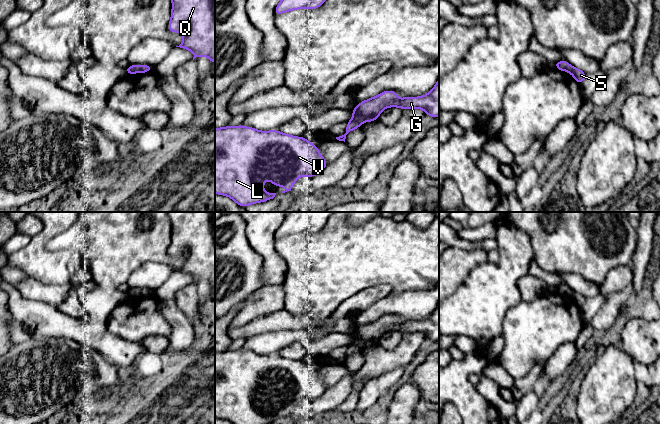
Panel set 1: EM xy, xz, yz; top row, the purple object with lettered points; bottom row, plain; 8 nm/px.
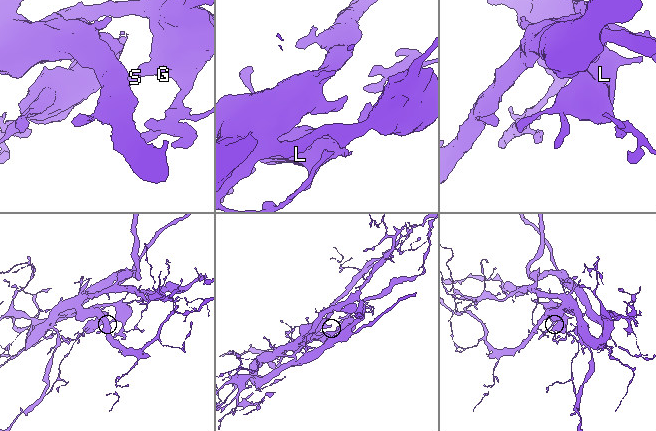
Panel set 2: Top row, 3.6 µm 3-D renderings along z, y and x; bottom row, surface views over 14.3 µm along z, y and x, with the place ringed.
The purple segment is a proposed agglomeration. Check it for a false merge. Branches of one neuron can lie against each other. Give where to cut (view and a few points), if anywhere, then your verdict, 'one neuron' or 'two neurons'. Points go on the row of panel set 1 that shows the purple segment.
cut xz (352, 118), (361, 122); two neurons

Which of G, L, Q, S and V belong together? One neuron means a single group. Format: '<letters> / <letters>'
G Q / L S V

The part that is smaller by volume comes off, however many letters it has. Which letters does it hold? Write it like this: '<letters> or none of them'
L, S, V

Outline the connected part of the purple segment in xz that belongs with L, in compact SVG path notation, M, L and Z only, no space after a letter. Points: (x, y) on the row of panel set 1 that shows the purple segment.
M238 125L215 128L215 193L230 197L239 206L261 203L273 199L276 193L265 193L263 181L270 180L275 186L283 186L285 193L291 191L295 180L302 176L318 175L327 166L318 147L303 137L296 137L280 131L259 131L252 127Z

